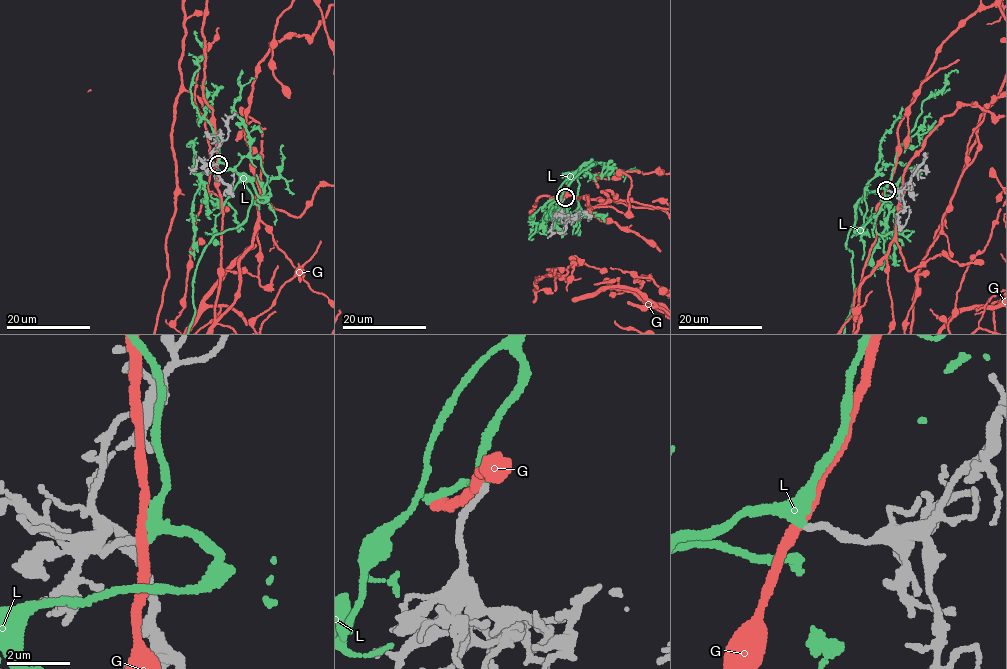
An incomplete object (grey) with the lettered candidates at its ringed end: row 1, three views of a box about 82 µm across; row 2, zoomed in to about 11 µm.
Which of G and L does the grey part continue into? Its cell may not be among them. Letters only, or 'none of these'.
L

